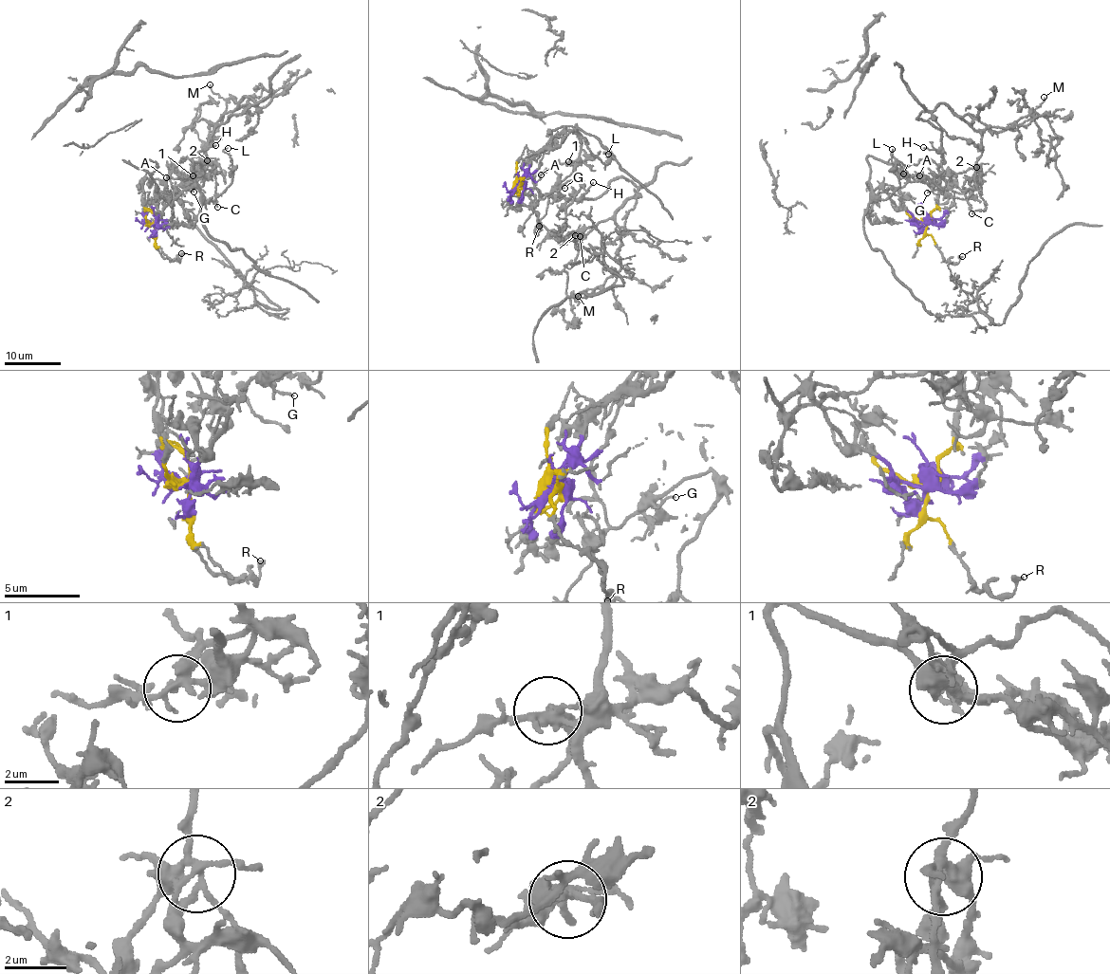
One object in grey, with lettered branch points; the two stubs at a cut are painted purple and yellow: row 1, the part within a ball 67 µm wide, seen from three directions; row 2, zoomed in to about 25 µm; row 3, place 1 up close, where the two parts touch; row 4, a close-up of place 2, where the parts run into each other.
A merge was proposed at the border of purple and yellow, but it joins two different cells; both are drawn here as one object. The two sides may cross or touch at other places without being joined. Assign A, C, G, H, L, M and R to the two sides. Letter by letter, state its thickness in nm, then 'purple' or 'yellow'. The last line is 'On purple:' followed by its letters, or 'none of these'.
A: calibre 170 nm; purple
C: calibre 160 nm; yellow
G: calibre 130 nm; purple
H: calibre 140 nm; yellow
L: calibre 110 nm; purple
M: calibre 160 nm; yellow
R: calibre 320 nm; yellow
On purple: A, G, L

